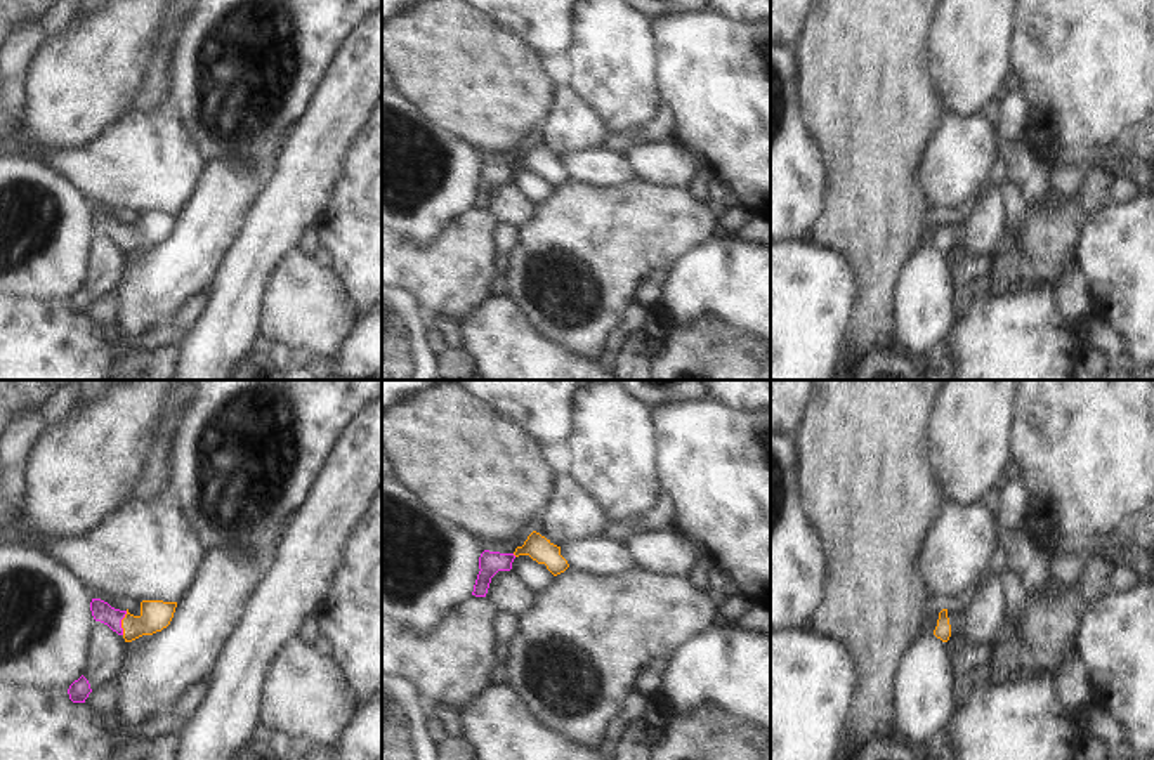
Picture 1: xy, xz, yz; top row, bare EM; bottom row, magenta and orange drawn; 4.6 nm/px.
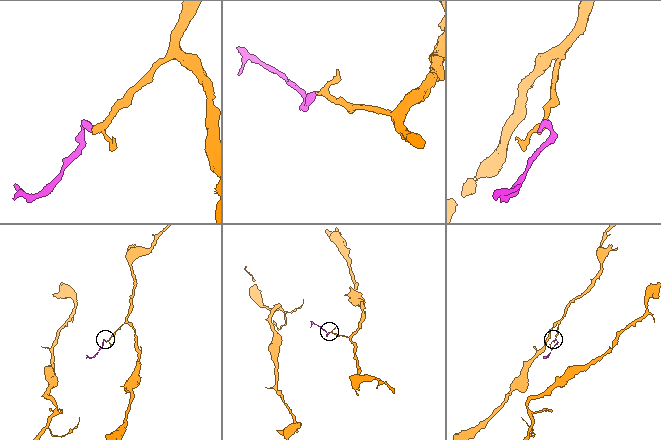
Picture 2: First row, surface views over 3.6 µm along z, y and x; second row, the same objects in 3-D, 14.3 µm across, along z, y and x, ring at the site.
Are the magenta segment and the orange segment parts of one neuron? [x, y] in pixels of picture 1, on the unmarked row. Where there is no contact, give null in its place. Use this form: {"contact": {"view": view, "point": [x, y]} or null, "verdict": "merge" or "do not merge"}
{"contact": {"view": "xy", "point": [120, 235]}, "verdict": "merge"}

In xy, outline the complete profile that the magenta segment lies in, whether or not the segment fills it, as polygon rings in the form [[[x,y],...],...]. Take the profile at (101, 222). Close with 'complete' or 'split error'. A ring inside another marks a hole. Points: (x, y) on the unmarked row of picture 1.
[[[92,210],[90,222],[95,233],[108,236],[121,246],[125,253],[132,253],[142,246],[153,246],[167,239],[174,229],[177,213],[142,212],[141,226],[134,227],[127,222],[111,219],[101,210]]]; split error

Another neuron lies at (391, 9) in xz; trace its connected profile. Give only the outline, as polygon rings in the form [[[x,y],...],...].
[[[382,0],[382,24],[389,19],[396,19],[404,10],[420,5],[427,0]]]

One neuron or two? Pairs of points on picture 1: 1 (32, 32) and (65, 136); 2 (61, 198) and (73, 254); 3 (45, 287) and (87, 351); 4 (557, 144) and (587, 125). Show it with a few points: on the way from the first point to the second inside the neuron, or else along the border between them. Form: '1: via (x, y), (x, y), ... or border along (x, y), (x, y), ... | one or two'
1: border along (44, 40), (28, 66), (23, 89) | two
2: via (61, 212), (63, 240) | one
3: border along (18, 297), (66, 301) | two
4: via (564, 137), (580, 125) | one

